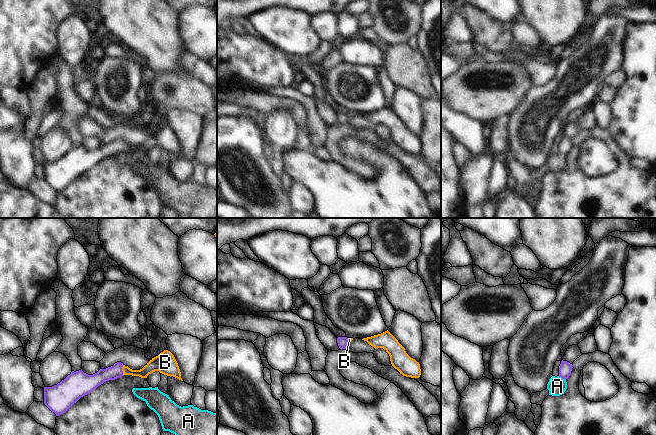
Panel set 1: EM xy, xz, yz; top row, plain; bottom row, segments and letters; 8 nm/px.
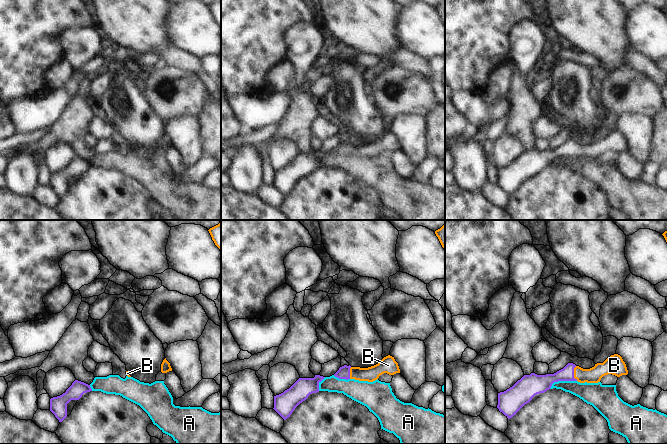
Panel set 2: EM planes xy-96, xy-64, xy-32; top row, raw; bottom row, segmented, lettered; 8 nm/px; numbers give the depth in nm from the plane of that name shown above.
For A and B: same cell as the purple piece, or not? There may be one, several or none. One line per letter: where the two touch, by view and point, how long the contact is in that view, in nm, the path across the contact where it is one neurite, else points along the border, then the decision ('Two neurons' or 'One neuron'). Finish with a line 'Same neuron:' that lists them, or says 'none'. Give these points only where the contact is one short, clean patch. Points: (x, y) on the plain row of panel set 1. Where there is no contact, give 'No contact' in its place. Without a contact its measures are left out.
A: Touches purple at yz (562, 154). Shared border 70 nm. Boundary: yz (558, 152), (565, 156). Two neurons
B: Touches purple at xy (121, 146). Shared border 90 nm. Path across: xy (93, 157), (103, 151), (121, 146), (144, 148), (151, 142). One neuron
Same neuron: B

